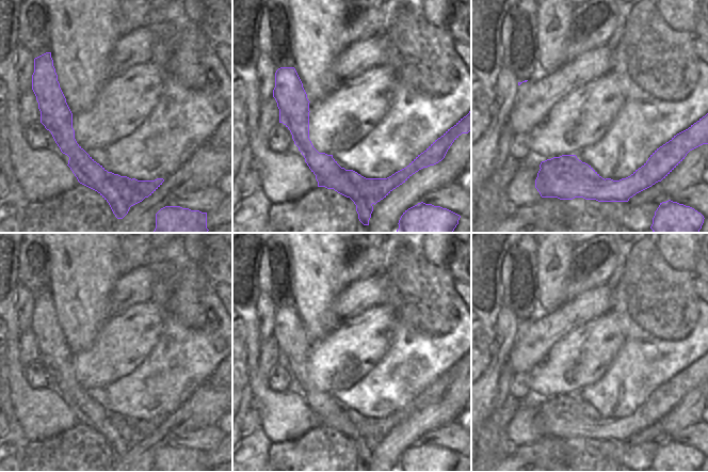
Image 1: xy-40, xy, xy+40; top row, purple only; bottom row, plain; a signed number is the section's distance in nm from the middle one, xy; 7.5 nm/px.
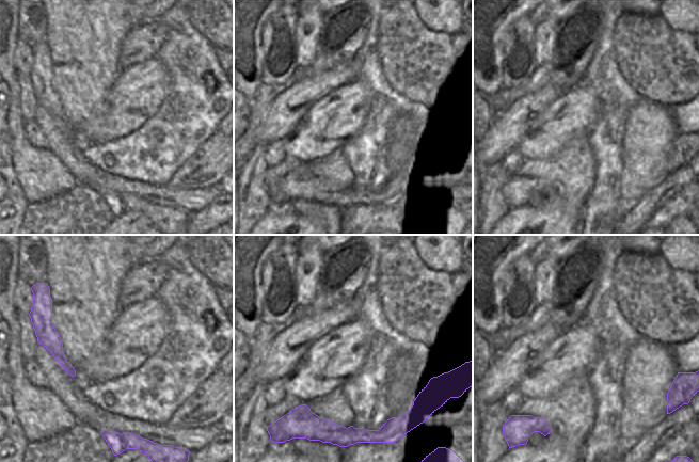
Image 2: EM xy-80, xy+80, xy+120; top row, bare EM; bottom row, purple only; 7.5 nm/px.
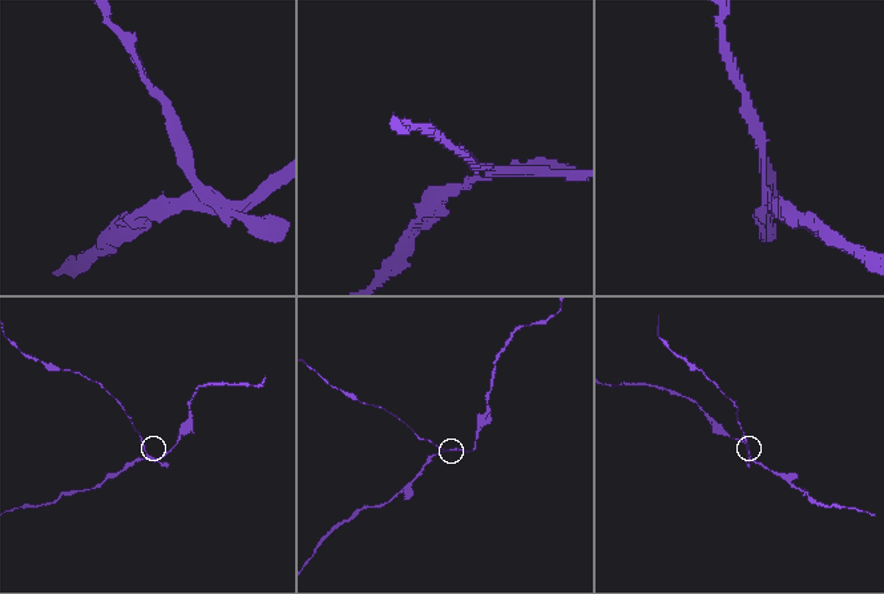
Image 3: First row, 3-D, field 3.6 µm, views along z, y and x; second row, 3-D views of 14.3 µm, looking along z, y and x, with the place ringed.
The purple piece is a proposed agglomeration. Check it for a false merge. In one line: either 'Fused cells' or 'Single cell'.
Fused cells.

